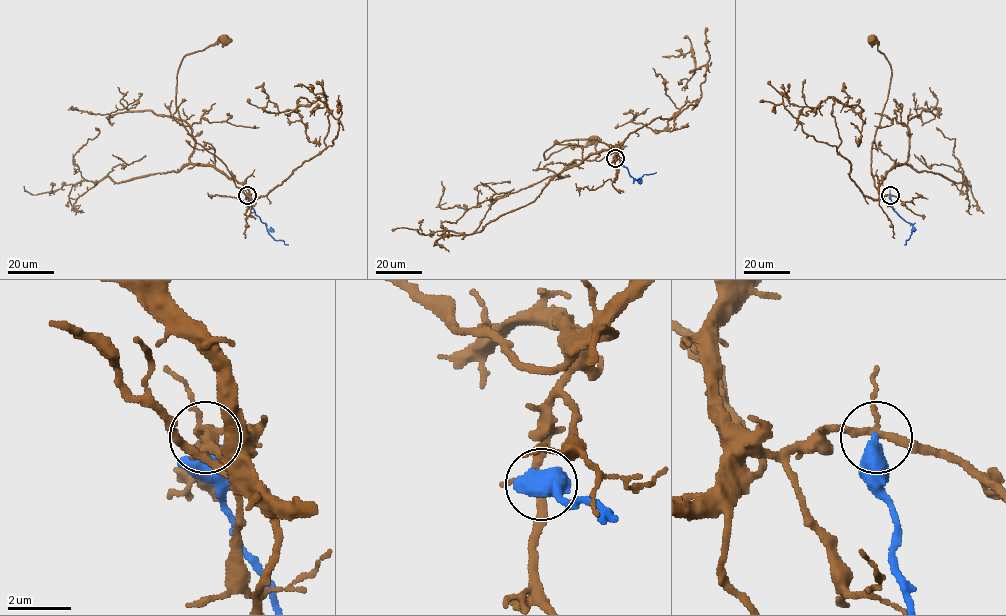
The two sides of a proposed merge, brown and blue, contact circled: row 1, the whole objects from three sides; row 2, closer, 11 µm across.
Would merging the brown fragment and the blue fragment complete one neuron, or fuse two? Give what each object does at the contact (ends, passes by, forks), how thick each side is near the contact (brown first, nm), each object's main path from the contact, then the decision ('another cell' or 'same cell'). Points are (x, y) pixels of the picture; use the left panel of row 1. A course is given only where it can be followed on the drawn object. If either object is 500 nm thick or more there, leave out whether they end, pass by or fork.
brown forks | blue passes by | 220/400 nm | brown via (247, 195), (236, 186), (225, 165), (195, 141), (182, 123), (176, 103), (181, 60), (224, 40) | blue via (247, 195), (267, 231), (275, 240), (288, 245) | another cell

